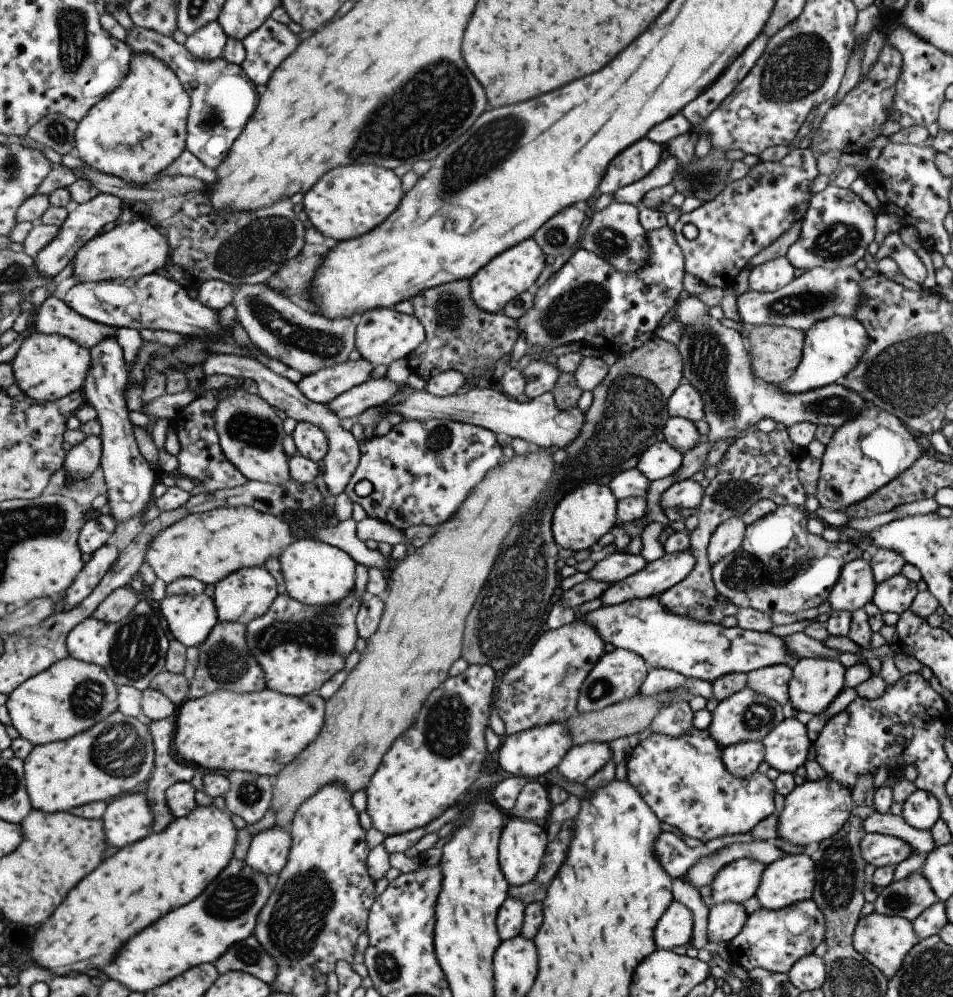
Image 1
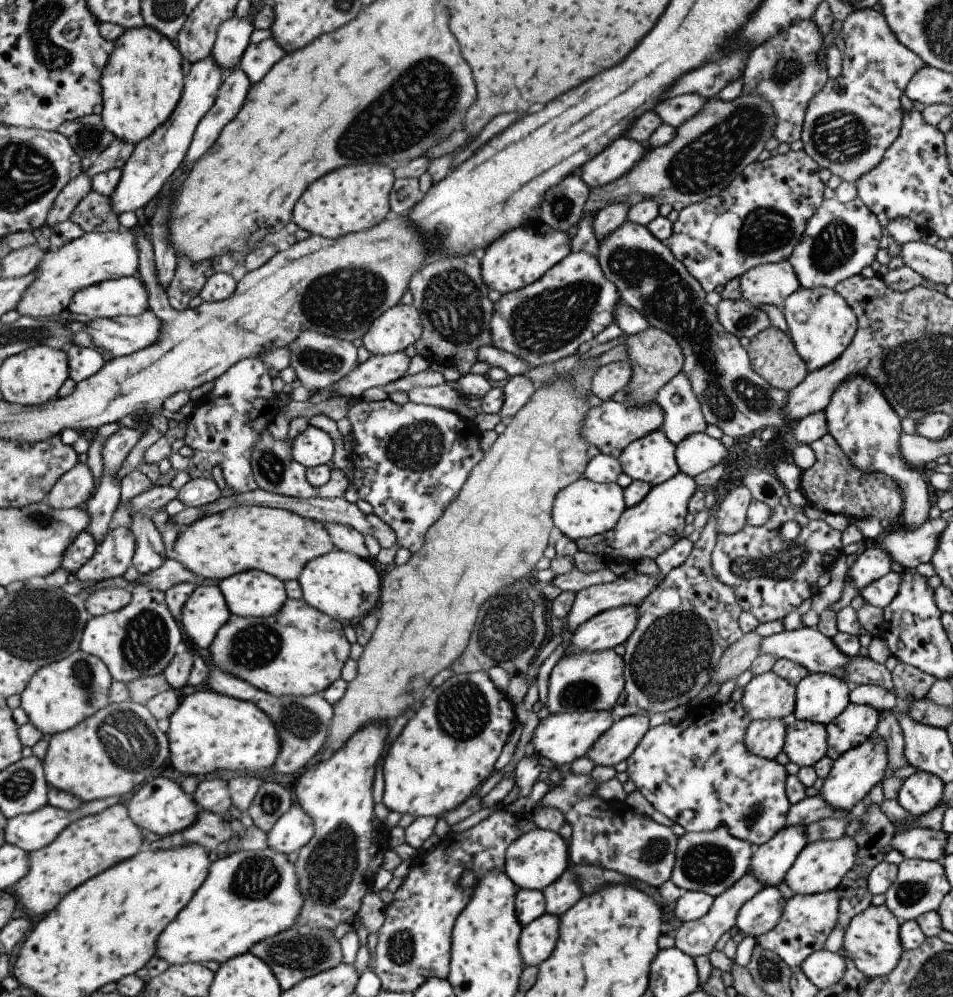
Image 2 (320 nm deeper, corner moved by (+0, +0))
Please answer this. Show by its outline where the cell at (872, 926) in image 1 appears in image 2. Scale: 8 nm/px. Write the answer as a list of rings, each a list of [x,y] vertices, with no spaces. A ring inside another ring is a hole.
[[[870,904],[847,923],[840,946],[842,954],[851,959],[855,968],[869,979],[889,974],[895,968],[903,951],[898,937],[900,923],[884,904],[879,906]]]

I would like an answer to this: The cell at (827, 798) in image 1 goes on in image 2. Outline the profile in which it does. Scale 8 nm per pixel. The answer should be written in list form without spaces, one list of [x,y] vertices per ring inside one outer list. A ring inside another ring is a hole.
[[[869,737],[861,744],[850,748],[846,753],[833,760],[828,775],[823,779],[819,791],[825,805],[831,805],[832,809],[850,811],[855,803],[858,803],[875,784],[881,782],[886,774],[888,756],[886,744],[881,737]]]

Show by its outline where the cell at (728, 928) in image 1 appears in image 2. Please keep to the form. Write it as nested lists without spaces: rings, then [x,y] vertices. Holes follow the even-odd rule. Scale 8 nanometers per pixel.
[[[776,886],[763,887],[740,906],[734,930],[754,939],[769,932],[780,919],[785,901]]]

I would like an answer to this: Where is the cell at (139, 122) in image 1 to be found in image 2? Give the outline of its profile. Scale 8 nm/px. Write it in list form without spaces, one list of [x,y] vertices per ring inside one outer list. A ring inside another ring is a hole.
[[[147,24],[141,28],[126,29],[115,44],[114,54],[111,55],[101,82],[104,98],[103,122],[107,130],[113,131],[116,137],[137,146],[163,126],[178,108],[186,86],[186,76],[183,72],[184,56],[167,35]]]

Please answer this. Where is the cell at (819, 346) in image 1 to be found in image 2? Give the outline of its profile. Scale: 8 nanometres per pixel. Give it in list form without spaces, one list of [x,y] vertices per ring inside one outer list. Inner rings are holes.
[[[800,286],[782,303],[787,331],[790,333],[794,349],[805,363],[808,372],[833,362],[853,338],[856,316],[835,289],[829,287],[804,289]]]

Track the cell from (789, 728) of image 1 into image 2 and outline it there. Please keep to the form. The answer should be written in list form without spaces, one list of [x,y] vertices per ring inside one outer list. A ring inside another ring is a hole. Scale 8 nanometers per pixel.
[[[793,717],[786,719],[786,733],[782,752],[798,767],[813,766],[826,754],[827,735],[825,725],[800,721]]]

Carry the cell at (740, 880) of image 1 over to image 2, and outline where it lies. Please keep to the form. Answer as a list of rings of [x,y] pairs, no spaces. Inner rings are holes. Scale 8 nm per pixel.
[[[789,825],[778,830],[773,838],[758,846],[753,857],[750,857],[747,871],[764,886],[777,886],[784,880],[795,857],[809,843],[804,828],[801,825]]]

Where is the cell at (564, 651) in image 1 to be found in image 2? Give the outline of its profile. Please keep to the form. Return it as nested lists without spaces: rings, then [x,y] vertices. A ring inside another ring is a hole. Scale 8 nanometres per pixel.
[[[635,605],[604,610],[572,632],[567,650],[602,651],[615,648],[635,630],[637,617],[638,608]]]

